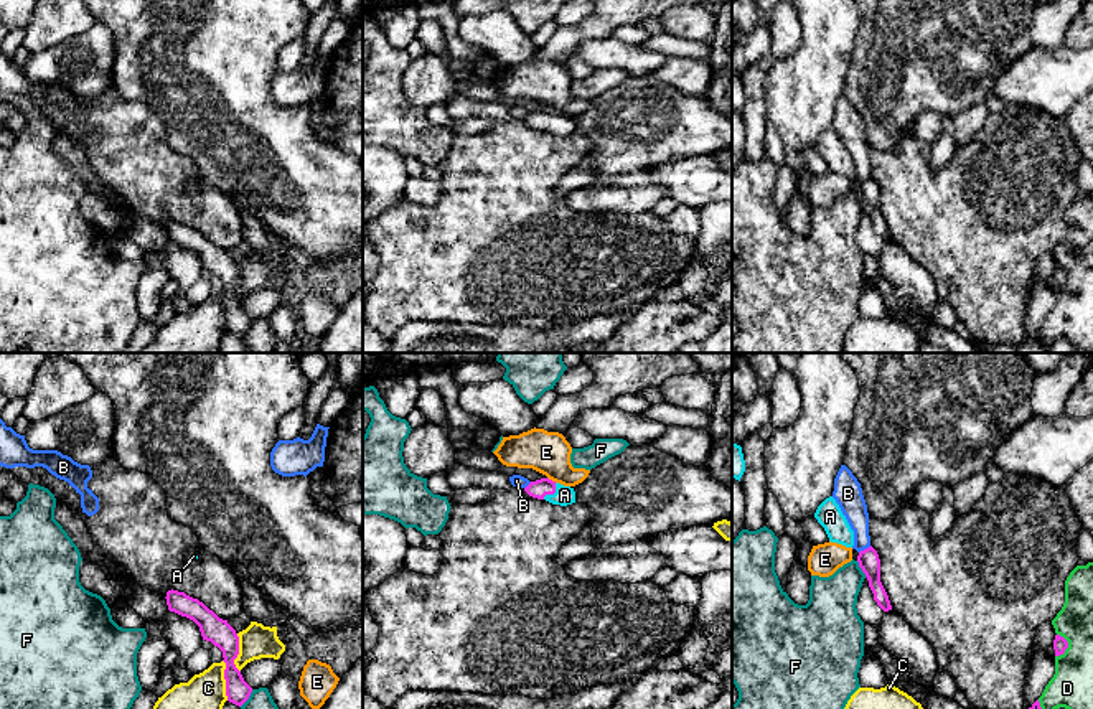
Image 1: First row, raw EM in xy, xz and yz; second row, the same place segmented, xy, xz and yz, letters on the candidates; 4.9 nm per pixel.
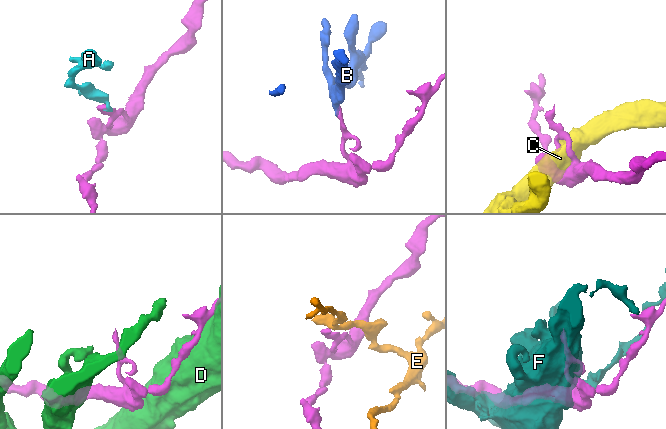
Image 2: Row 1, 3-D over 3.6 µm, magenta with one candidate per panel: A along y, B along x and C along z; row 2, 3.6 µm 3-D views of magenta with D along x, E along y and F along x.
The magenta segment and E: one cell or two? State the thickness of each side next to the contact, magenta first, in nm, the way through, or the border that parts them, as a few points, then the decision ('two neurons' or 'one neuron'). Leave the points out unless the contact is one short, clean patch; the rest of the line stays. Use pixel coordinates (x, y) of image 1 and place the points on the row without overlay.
calibres 90 and 200 nm; border xz (548, 107), (556, 112); two neurons

